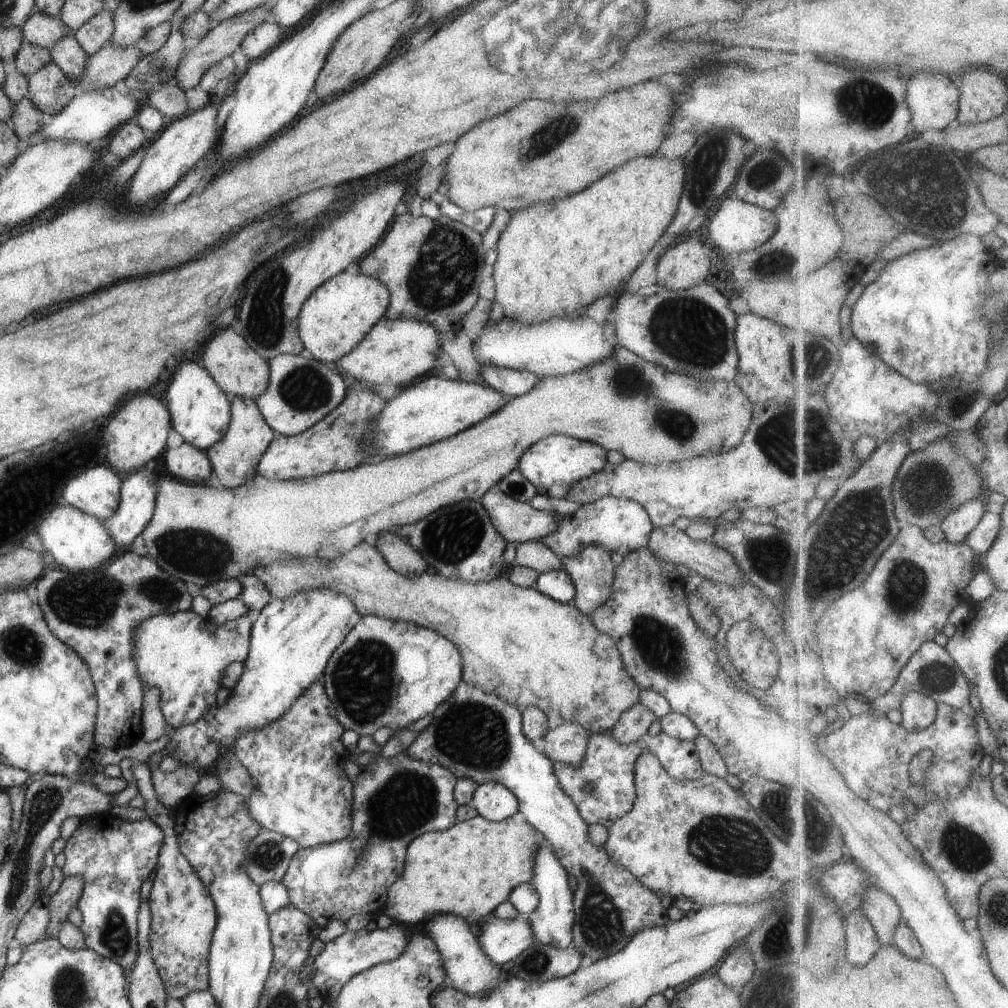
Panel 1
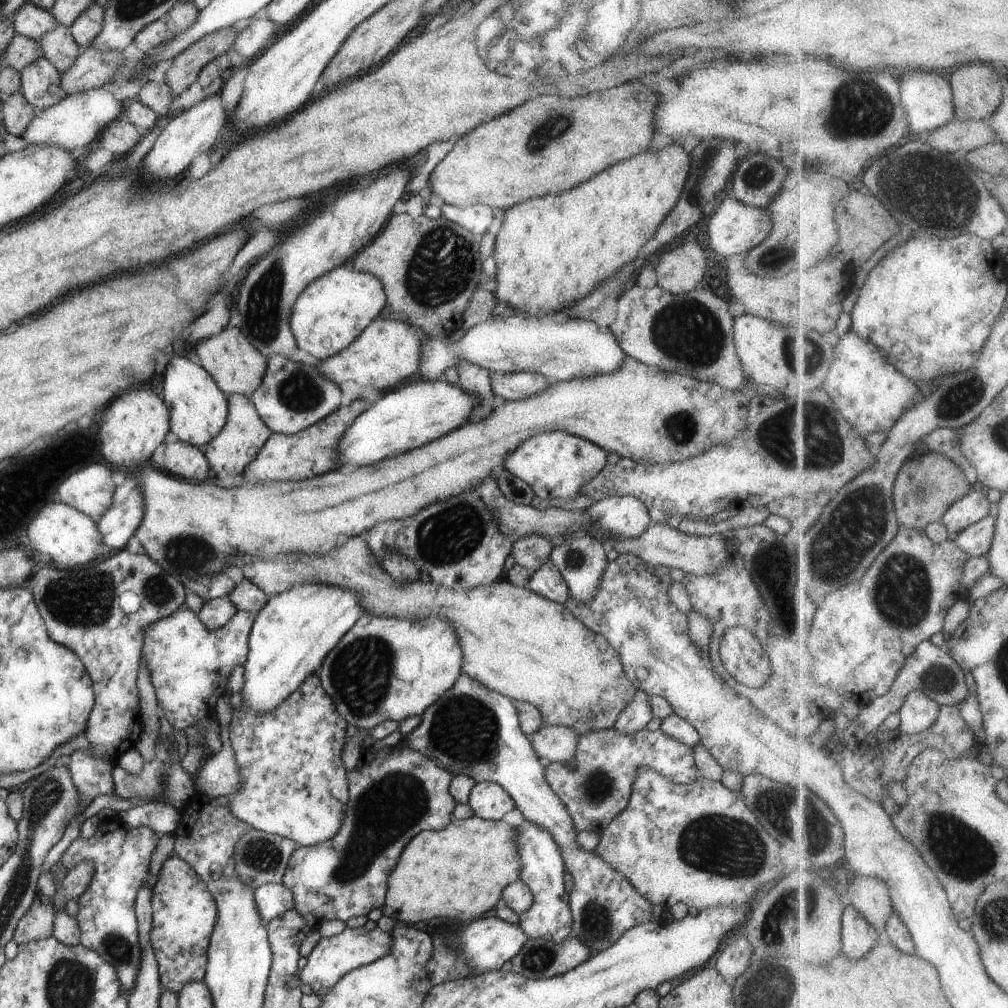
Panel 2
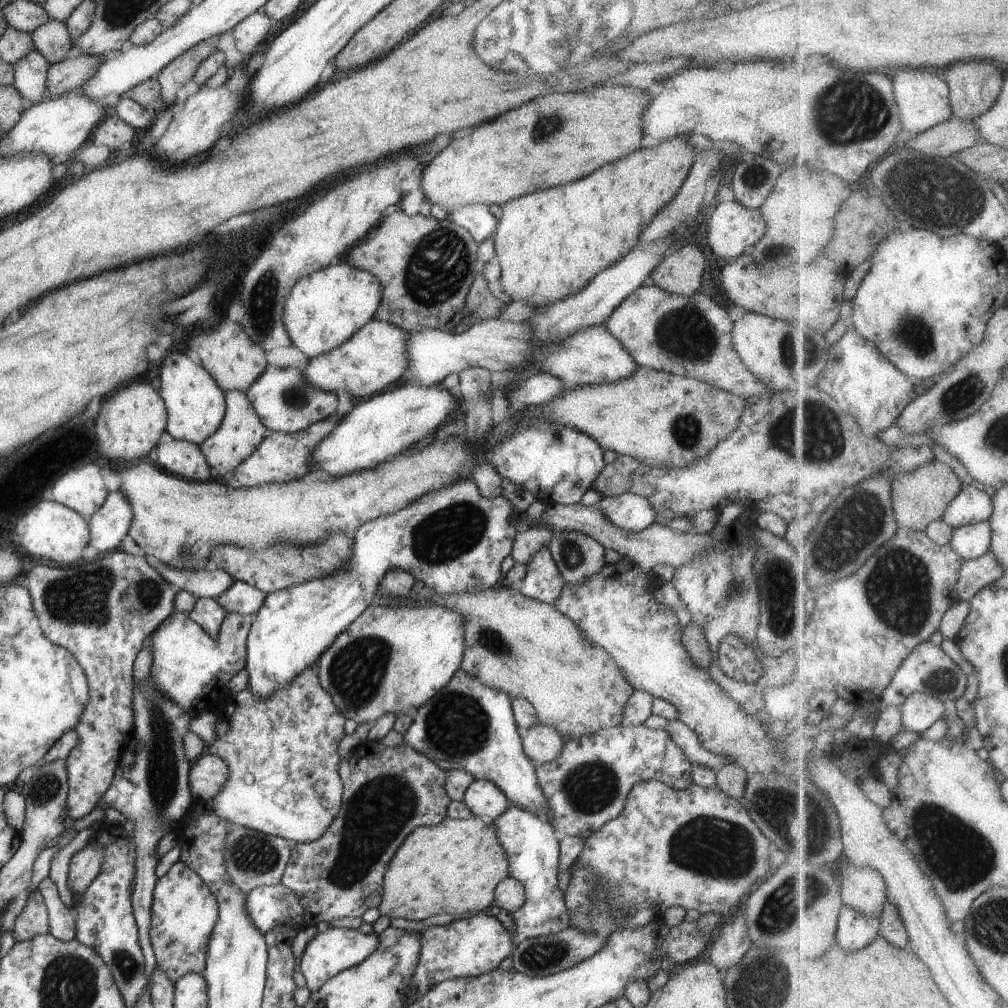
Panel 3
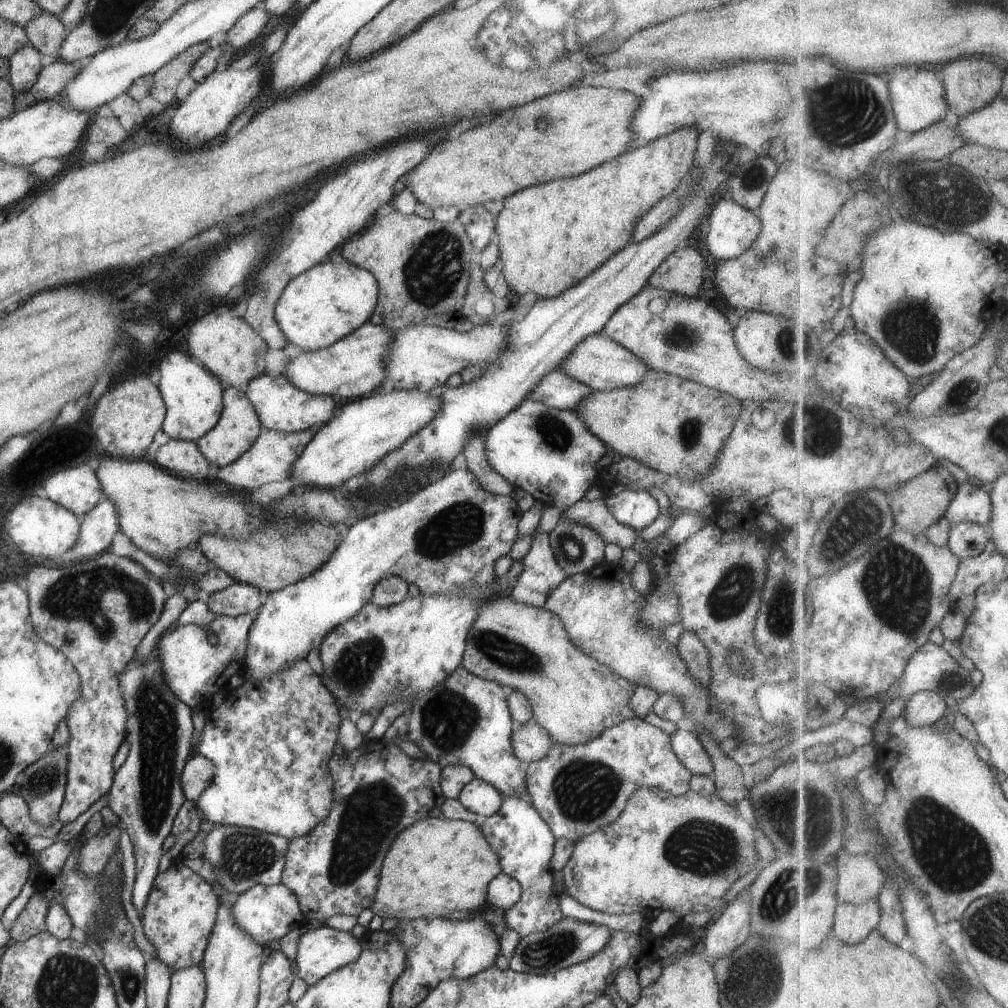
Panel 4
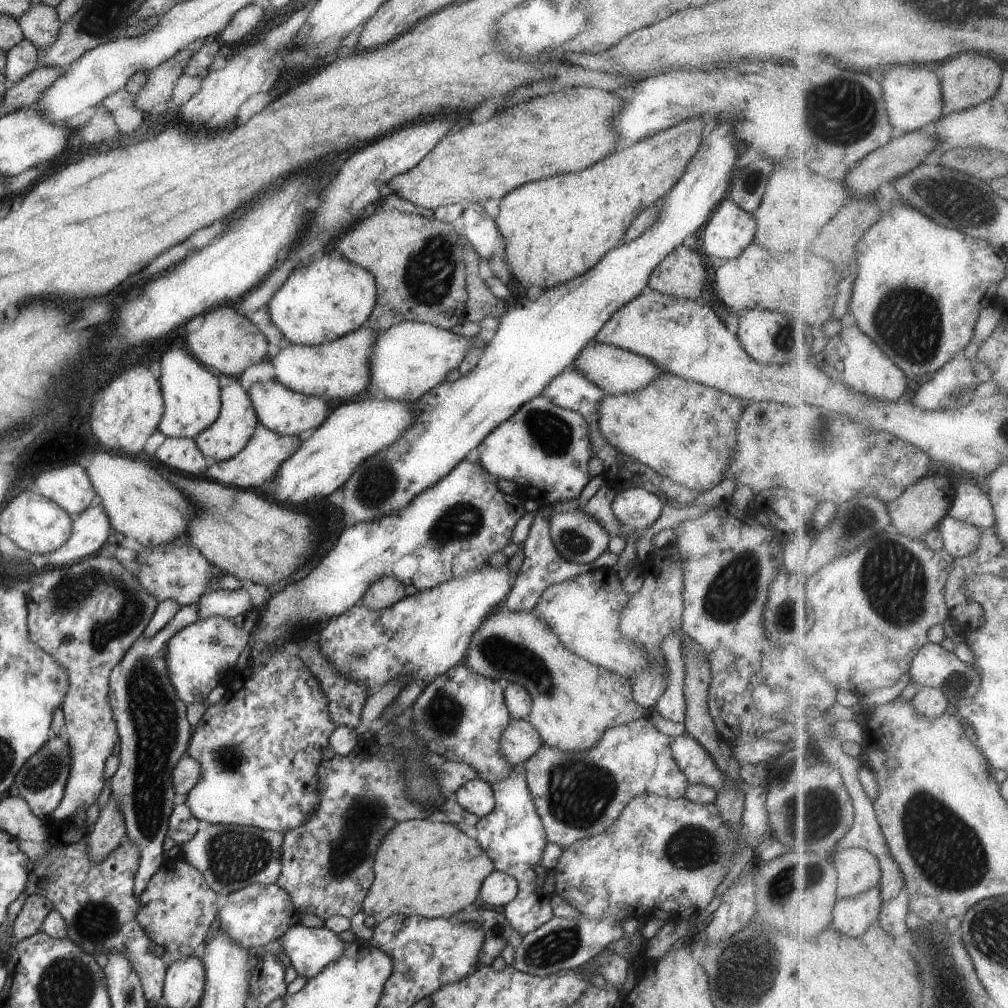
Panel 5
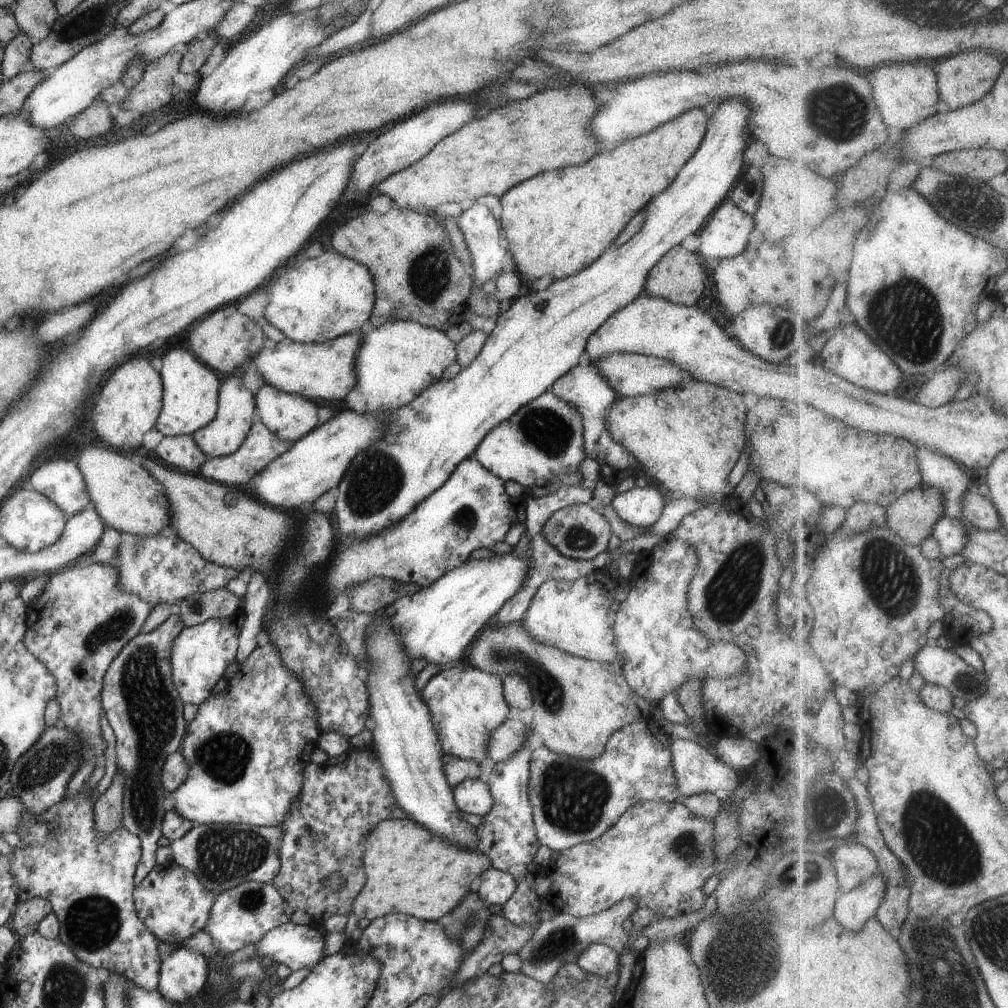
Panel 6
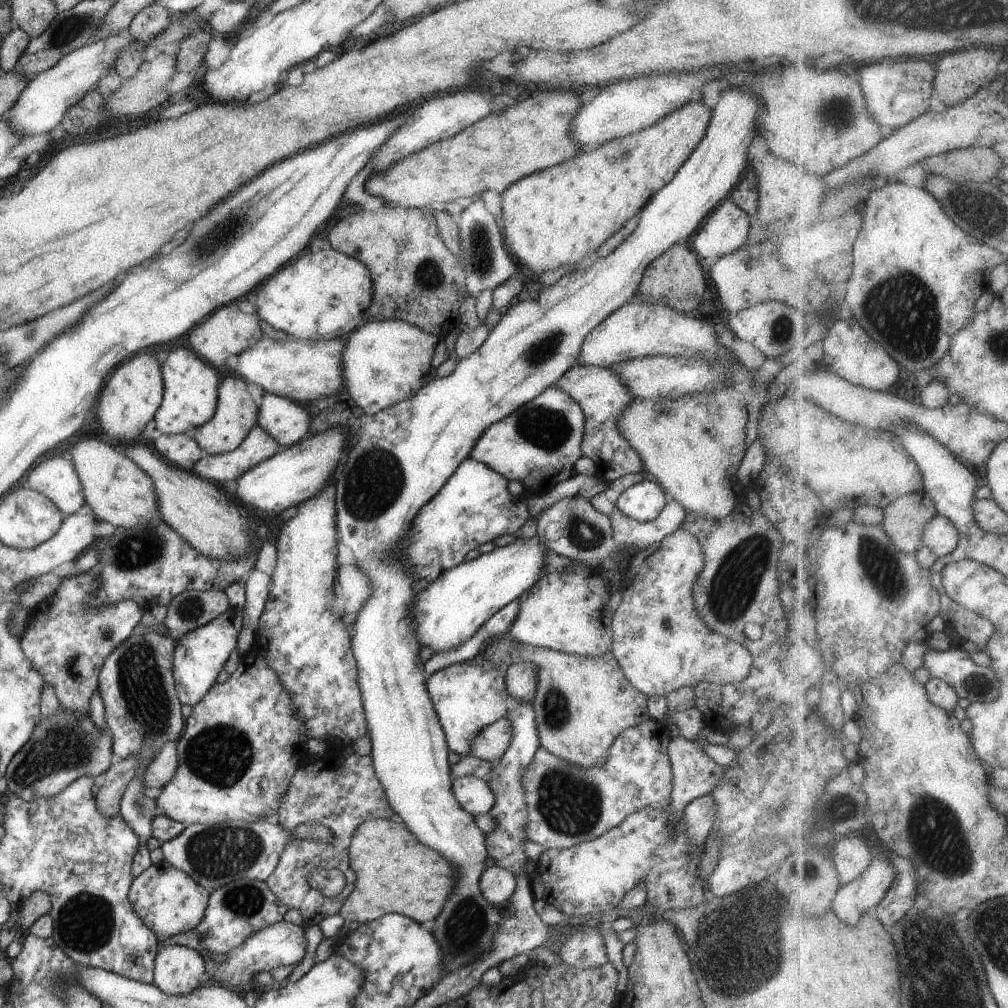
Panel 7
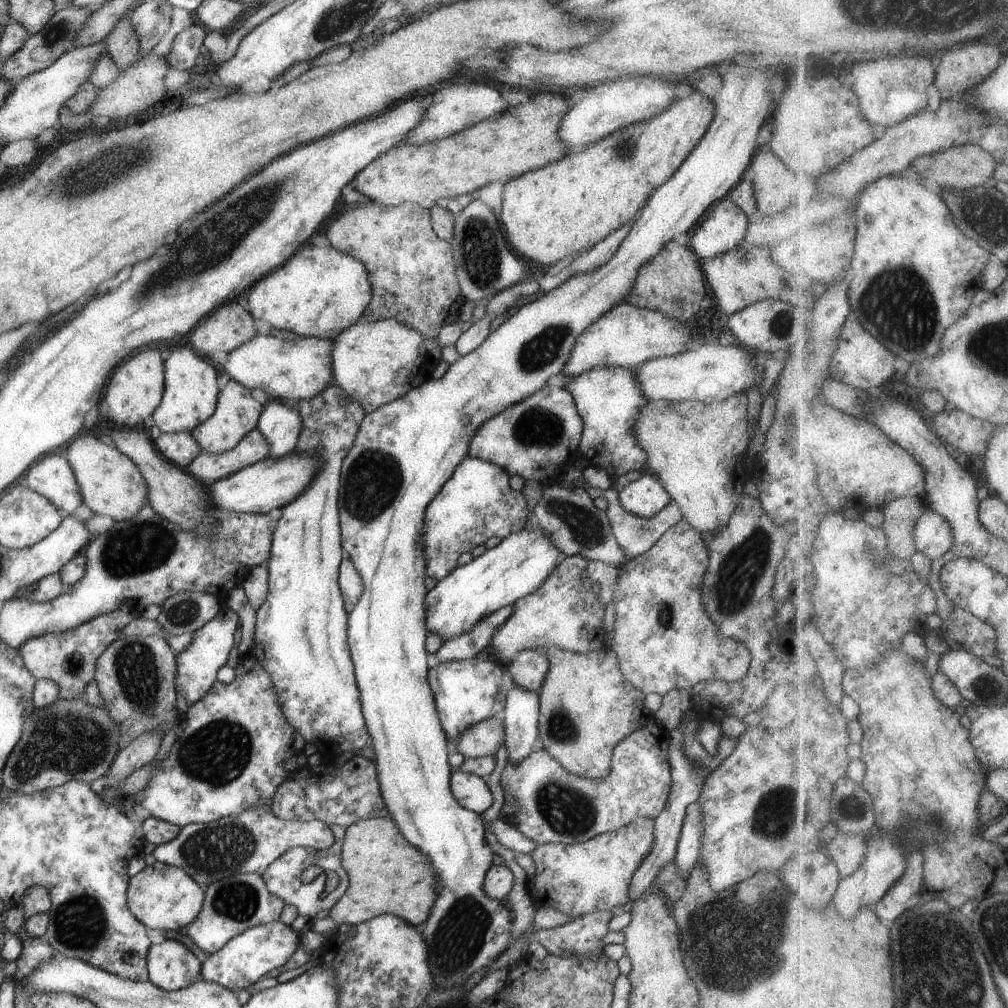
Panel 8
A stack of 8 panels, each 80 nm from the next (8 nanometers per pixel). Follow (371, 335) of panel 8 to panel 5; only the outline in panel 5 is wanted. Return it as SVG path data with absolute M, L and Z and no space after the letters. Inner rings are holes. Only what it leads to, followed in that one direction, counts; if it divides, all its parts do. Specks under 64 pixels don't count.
M396 322L389 329L379 331L371 354L371 381L374 397L417 401L436 385L446 381L446 374L456 370L471 350L474 337L464 337L430 323Z

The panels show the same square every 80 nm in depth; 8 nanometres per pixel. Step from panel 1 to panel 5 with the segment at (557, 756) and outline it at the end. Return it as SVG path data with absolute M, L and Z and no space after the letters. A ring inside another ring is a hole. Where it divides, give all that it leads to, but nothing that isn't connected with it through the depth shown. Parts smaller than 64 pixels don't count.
M511 719L501 737L501 751L514 767L526 768L527 760L544 745L530 721Z

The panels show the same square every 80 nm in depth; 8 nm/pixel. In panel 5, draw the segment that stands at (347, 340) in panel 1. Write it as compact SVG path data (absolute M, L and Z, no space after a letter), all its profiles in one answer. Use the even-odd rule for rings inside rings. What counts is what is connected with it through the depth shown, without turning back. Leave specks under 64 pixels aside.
M328 250L322 257L317 257L309 264L292 271L285 283L269 300L268 310L272 322L278 327L284 338L293 345L317 347L331 343L333 340L364 326L376 306L376 301L377 284L372 274L332 250Z

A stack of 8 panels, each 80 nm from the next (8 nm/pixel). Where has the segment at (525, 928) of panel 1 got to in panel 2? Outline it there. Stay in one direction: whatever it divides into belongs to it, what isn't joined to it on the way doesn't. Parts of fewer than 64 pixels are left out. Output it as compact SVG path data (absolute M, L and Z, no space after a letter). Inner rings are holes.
M498 917L474 919L468 926L459 927L445 936L433 936L433 953L428 961L429 979L434 985L497 971L514 958L529 939L518 923L509 923Z

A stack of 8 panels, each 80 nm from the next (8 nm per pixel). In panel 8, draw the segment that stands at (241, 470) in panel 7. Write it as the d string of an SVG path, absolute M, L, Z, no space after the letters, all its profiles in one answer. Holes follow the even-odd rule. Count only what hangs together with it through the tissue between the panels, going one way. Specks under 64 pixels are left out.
M256 428L248 432L236 448L220 455L200 451L187 470L204 486L209 486L244 467L268 458L269 450L270 445L266 437Z

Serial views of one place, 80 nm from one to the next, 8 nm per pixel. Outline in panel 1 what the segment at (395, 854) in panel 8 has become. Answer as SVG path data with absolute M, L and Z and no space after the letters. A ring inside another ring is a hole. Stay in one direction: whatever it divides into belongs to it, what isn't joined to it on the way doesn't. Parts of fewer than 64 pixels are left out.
M480 815L445 831L428 831L408 845L403 873L388 889L385 914L393 922L412 926L438 913L455 914L472 923L481 922L486 914L492 914L497 906L509 900L513 888L531 882L534 859L542 840L543 836L527 822L517 823L512 818L489 821Z

